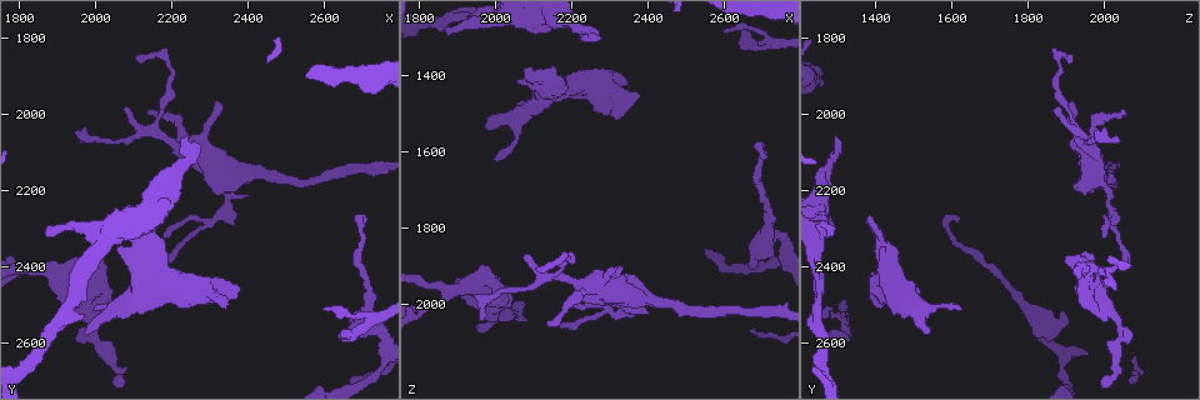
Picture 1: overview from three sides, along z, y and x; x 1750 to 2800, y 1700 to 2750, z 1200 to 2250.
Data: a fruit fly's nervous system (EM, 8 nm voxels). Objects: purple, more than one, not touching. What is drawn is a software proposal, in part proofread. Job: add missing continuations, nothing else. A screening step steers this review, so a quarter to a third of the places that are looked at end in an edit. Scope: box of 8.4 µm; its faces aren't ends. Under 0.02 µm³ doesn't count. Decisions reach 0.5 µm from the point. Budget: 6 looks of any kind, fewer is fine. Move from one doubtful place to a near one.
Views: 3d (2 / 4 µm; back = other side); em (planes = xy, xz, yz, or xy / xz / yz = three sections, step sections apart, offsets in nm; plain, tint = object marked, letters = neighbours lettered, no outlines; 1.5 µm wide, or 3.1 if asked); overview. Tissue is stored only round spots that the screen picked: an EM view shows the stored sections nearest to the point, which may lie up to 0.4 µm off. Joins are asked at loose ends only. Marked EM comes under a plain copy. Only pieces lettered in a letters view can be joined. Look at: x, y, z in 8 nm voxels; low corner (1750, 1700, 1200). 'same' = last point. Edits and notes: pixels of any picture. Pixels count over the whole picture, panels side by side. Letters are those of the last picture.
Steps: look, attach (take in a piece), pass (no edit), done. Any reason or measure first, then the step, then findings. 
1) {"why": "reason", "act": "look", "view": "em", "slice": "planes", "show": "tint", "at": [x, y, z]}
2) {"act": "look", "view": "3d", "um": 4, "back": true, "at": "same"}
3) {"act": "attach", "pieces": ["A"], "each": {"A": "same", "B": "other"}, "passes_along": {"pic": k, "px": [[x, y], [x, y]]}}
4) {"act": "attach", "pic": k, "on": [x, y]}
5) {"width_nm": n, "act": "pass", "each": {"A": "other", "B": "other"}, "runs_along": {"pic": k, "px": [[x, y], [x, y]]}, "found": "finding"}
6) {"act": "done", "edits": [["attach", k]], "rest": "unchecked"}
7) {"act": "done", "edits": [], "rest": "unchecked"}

{"why": "long arm stops here", "act": "look", "view": "em", "slice": "planes", "show": "letters", "at": [2705, 2280, 1620]}

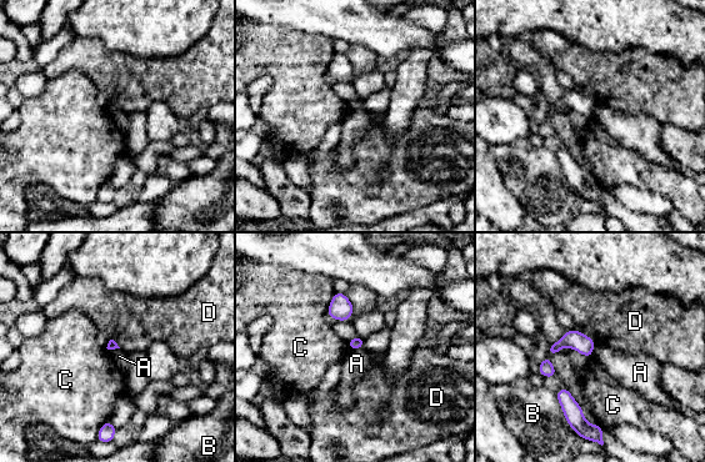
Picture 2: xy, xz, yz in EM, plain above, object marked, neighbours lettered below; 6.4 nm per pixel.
{"longest_contact_nm": ["B", 280], "act": "pass", "each": {"A": "other", "B": "other", "C": "other", "D": "other"}, "runs_along": {"pic": 2, "px": [[590, 342], [561, 342], [541, 368]]}, "found": "none of them fits"}

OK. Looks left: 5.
{"why": "branch stops here", "act": "look", "view": "3d", "um": 2, "at": [1875, 2325, 1275]}

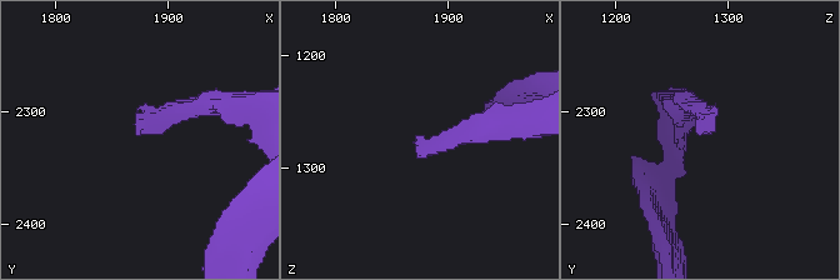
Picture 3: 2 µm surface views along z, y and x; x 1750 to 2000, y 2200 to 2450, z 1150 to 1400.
{"why": "now the EM", "act": "look", "view": "em", "slice": "xy", "step": 8, "show": "letters", "at": [1874, 2320, 1276]}

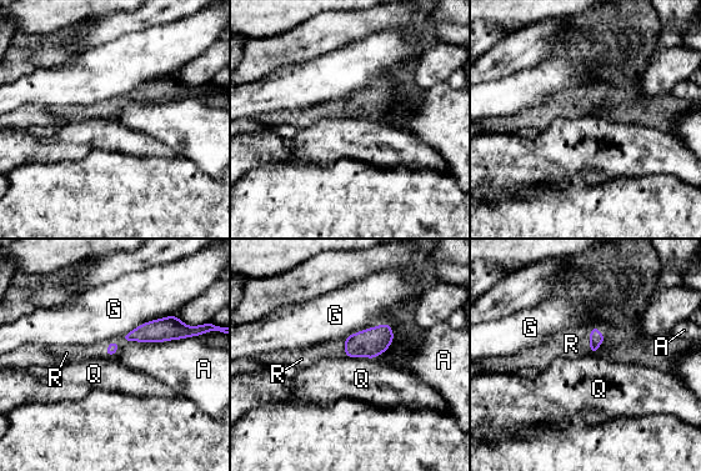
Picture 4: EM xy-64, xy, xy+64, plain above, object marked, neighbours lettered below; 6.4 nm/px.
{"why": "cut it another way", "act": "look", "view": "em", "slice": "planes", "show": "letters", "at": "same"}

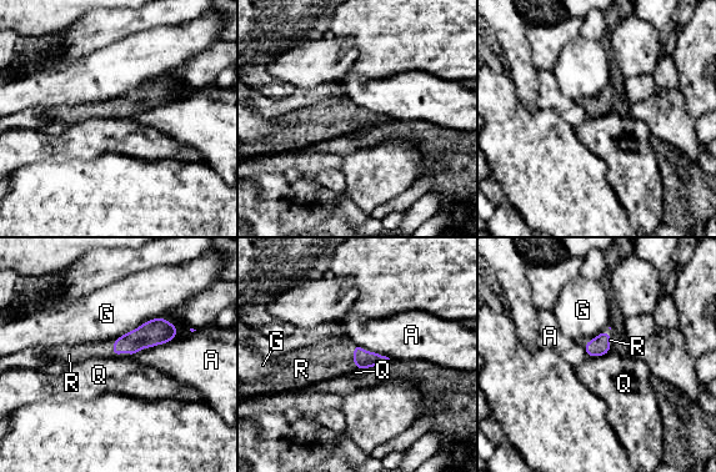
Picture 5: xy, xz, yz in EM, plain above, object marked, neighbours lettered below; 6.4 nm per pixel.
{"longest_contact_nm": ["A", 280], "act": "attach", "pieces": ["R"], "each": {"A": "other", "G": "other", "Q": "other", "R": "same"}, "passes_along": {"pic": 5, "px": [[362, 358], [355, 363], [329, 358]]}, "found": "it goes on there"}

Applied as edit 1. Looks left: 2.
{"act": "look", "view": "em", "slice": "yz", "step": 4, "show": "letters", "at": [1965, 2370, 1905]}

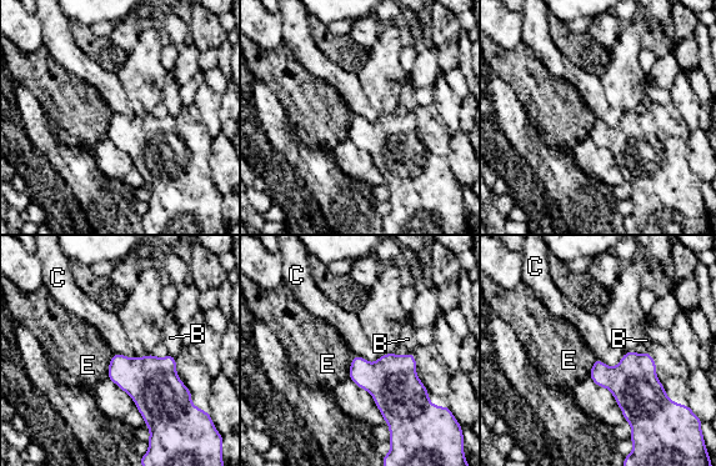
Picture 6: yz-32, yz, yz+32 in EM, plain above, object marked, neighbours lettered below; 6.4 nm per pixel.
{"why": "another direction", "act": "look", "view": "em", "slice": "planes", "show": "letters", "at": "same"}

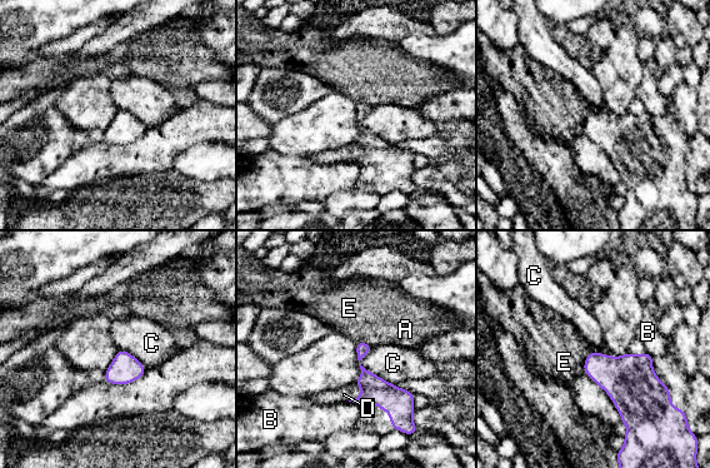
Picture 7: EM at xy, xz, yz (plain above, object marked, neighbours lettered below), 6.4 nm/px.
{"act": "pass", "each": {"A": "other", "B": "other", "C": "other", "D": "other", "E": "other"}, "border": {"pic": 7, "px": [[371, 347], [360, 363], [393, 384]]}, "found": "no lettered piece goes on from it"}

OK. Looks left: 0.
{"act": "done", "edits": [["attach", 5]], "rest": "unchecked"}

